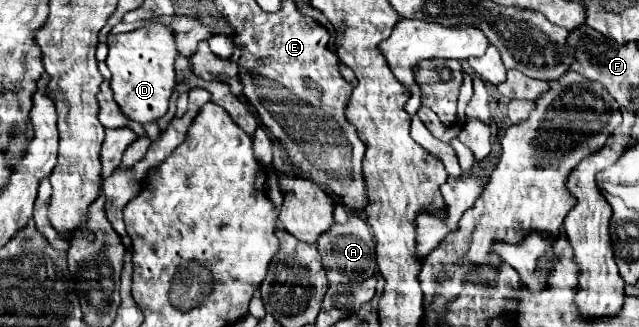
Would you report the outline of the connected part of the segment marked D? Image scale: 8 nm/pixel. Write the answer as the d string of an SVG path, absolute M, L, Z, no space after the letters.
M150 24L134 32L110 34L108 48L106 64L112 72L110 88L124 116L138 124L160 120L168 112L168 100L174 88L174 60L178 52L172 30L164 24Z

